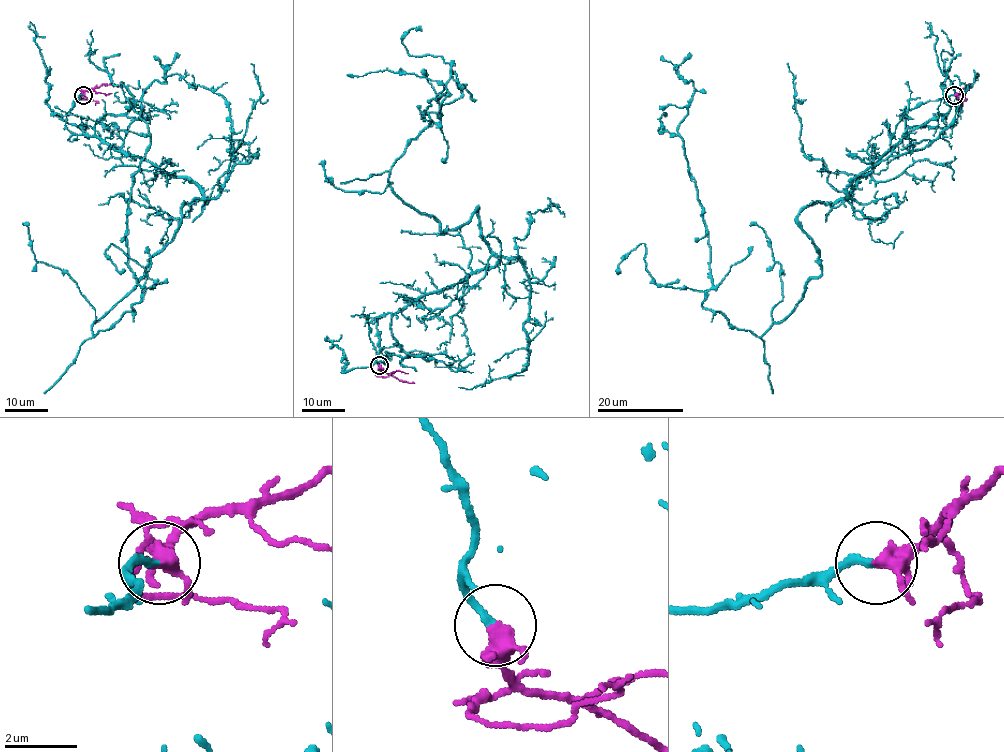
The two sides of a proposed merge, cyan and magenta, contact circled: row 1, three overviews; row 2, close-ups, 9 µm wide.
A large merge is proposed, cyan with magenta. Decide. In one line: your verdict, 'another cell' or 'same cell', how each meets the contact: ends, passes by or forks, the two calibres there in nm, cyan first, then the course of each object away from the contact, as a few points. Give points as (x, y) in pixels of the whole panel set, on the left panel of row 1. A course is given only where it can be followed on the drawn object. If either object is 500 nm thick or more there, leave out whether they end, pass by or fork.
same cell; cyan ends there; magenta forks there; 190 nm thick on the cyan side, 320 nm on the other; cyan runs (82, 95), (65, 126), (202, 196), (94, 336), (143, 289), (126, 231), (153, 56); magenta runs (82, 95), (87, 90), (103, 84), (118, 87)

